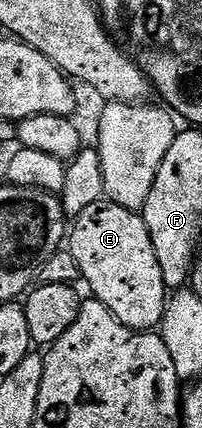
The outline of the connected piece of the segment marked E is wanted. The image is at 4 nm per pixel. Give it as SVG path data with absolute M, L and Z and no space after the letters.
M113 201L88 205L88 209L76 216L69 228L68 250L72 257L76 257L79 276L83 280L86 278L87 285L94 290L91 291L93 298L100 300L124 325L138 331L150 331L161 324L168 300L168 288L161 275L160 261L157 260L149 227L139 212L130 211Z

